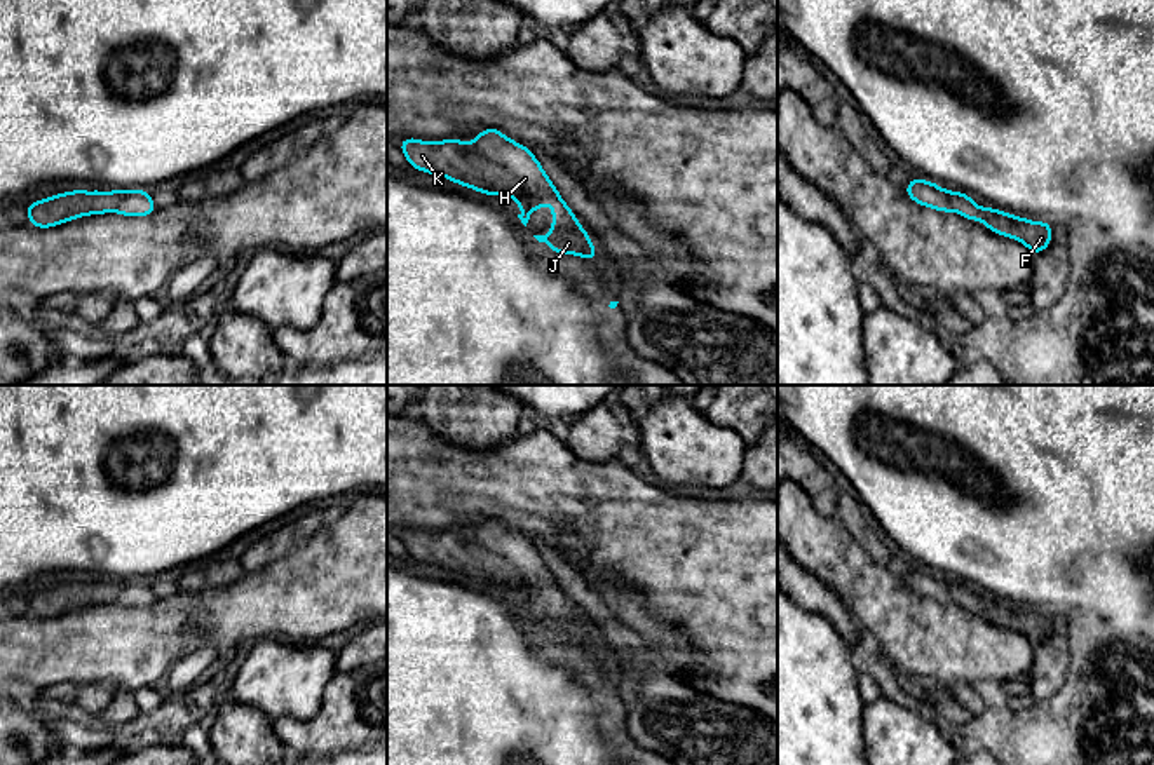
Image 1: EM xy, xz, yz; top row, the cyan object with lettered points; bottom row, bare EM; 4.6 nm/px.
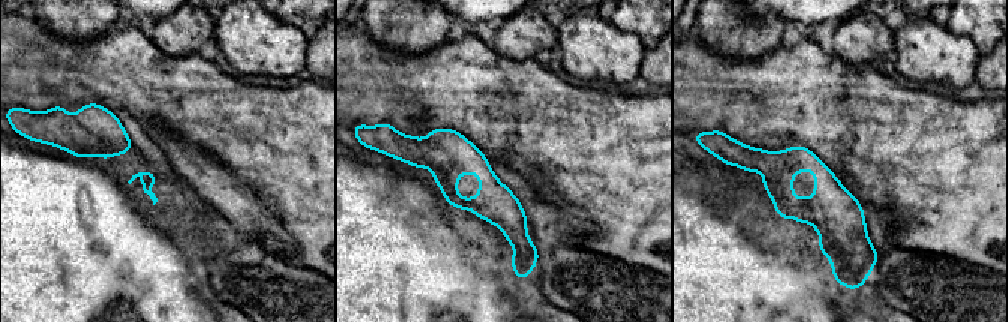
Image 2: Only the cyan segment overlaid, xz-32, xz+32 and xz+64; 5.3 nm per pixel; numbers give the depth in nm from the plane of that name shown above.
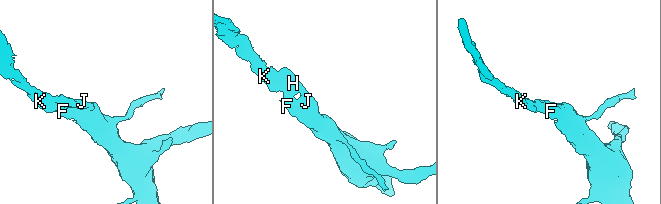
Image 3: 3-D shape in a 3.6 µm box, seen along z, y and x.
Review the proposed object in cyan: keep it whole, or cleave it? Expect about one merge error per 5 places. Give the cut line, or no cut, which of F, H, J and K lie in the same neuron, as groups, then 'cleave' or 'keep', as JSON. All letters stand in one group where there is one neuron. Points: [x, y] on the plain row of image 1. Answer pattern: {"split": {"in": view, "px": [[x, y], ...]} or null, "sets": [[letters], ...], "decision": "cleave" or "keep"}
{"split": null, "sets": [["F", "H", "J", "K"]], "decision": "keep"}

